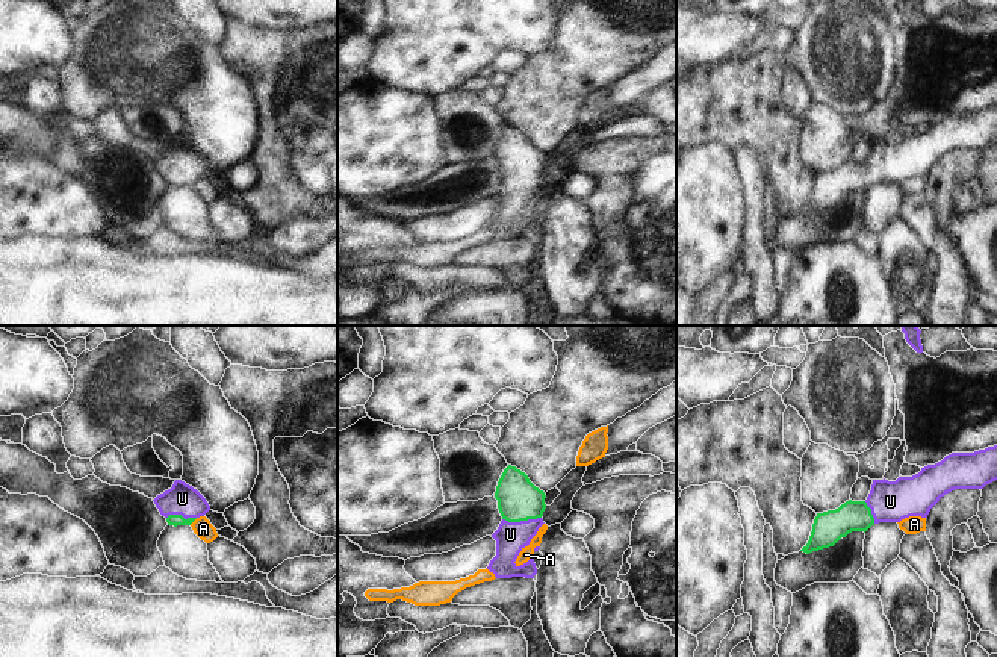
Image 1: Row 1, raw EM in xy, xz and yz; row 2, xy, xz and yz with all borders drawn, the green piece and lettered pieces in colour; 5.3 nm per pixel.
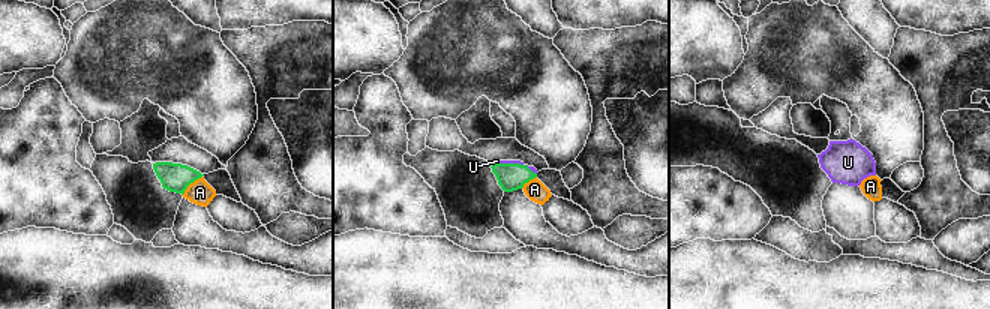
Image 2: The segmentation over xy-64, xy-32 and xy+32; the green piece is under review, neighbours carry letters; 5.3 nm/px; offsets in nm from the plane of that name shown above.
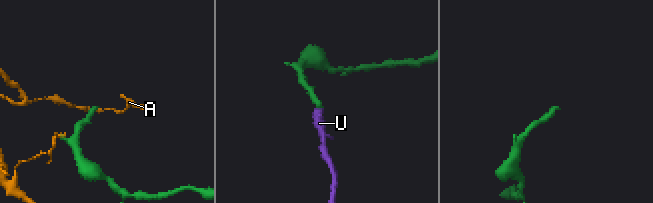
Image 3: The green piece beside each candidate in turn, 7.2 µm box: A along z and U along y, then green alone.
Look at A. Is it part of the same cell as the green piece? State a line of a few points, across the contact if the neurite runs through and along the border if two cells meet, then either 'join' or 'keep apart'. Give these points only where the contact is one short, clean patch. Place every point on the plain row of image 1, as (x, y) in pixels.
line xy (197, 179), (189, 185); keep apart

